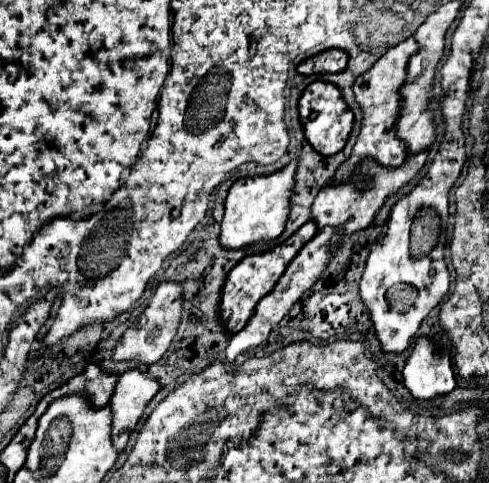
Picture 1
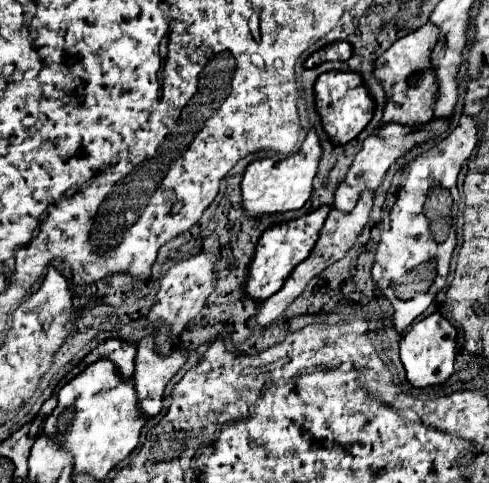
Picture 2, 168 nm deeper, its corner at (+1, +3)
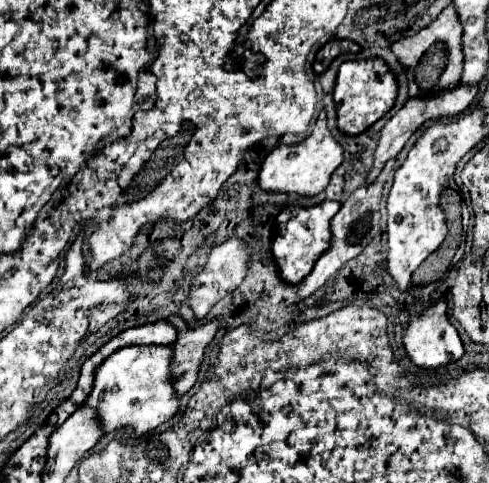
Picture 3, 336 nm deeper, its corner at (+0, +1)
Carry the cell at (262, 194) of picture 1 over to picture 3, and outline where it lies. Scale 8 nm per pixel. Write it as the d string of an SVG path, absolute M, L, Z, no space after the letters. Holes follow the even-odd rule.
M325 112L319 114L315 128L311 136L295 146L277 146L263 162L259 168L257 184L265 192L275 192L275 194L297 194L297 196L315 196L321 190L327 188L329 178L333 170L341 164L343 160L343 148L335 142L331 132L327 130L325 124Z

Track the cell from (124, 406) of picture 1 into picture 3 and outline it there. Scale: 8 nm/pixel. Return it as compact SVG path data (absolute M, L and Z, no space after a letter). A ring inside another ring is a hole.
M169 316L167 322L177 330L177 340L171 344L171 380L175 386L175 394L183 396L195 384L203 360L203 350L213 340L219 324L213 320L191 330L179 316Z

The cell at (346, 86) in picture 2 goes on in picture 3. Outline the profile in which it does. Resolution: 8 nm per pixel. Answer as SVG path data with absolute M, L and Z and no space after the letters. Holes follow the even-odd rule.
M375 58L375 60L365 60L365 62L341 64L337 80L335 80L335 88L333 88L333 102L337 108L339 132L349 134L349 136L357 136L365 132L393 106L395 96L397 96L397 82L383 60Z

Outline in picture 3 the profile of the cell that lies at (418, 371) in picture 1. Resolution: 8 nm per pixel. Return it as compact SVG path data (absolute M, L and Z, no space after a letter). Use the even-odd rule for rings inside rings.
M439 300L435 306L427 308L421 316L411 318L409 328L403 336L403 346L409 360L419 368L441 368L447 364L457 362L463 356L463 342L459 338L457 328L447 318L447 304Z

